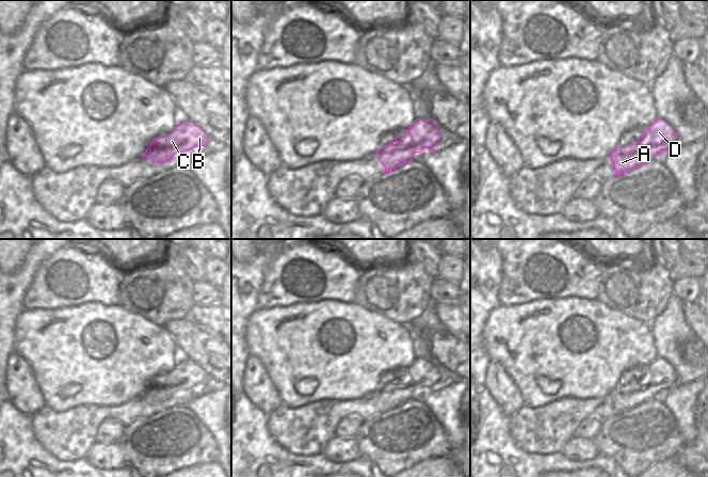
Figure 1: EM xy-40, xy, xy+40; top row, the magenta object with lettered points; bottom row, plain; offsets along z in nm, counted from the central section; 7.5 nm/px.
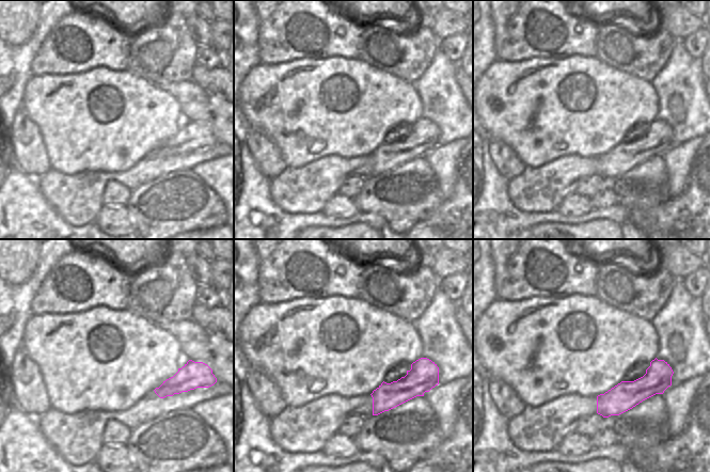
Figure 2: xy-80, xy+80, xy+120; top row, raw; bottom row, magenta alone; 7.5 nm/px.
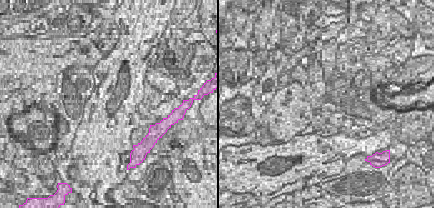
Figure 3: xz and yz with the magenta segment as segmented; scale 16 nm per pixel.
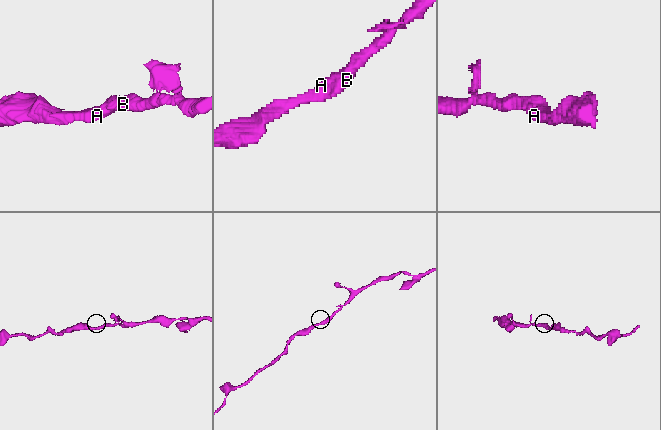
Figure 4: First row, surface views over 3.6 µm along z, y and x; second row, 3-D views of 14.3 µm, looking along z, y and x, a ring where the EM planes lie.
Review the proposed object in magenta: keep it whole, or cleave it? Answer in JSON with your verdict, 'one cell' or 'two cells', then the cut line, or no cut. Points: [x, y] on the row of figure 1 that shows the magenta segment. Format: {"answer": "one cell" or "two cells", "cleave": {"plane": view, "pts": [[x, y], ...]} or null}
{"answer": "one cell", "cleave": null}

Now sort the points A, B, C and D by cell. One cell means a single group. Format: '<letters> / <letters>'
A B C D

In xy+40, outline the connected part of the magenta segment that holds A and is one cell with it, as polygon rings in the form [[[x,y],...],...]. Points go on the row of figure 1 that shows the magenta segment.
[[[661,118],[654,121],[635,144],[618,146],[611,154],[615,174],[633,170],[653,160],[662,150],[677,146],[677,134],[673,127]]]

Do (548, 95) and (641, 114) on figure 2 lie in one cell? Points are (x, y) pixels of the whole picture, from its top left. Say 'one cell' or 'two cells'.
one cell

